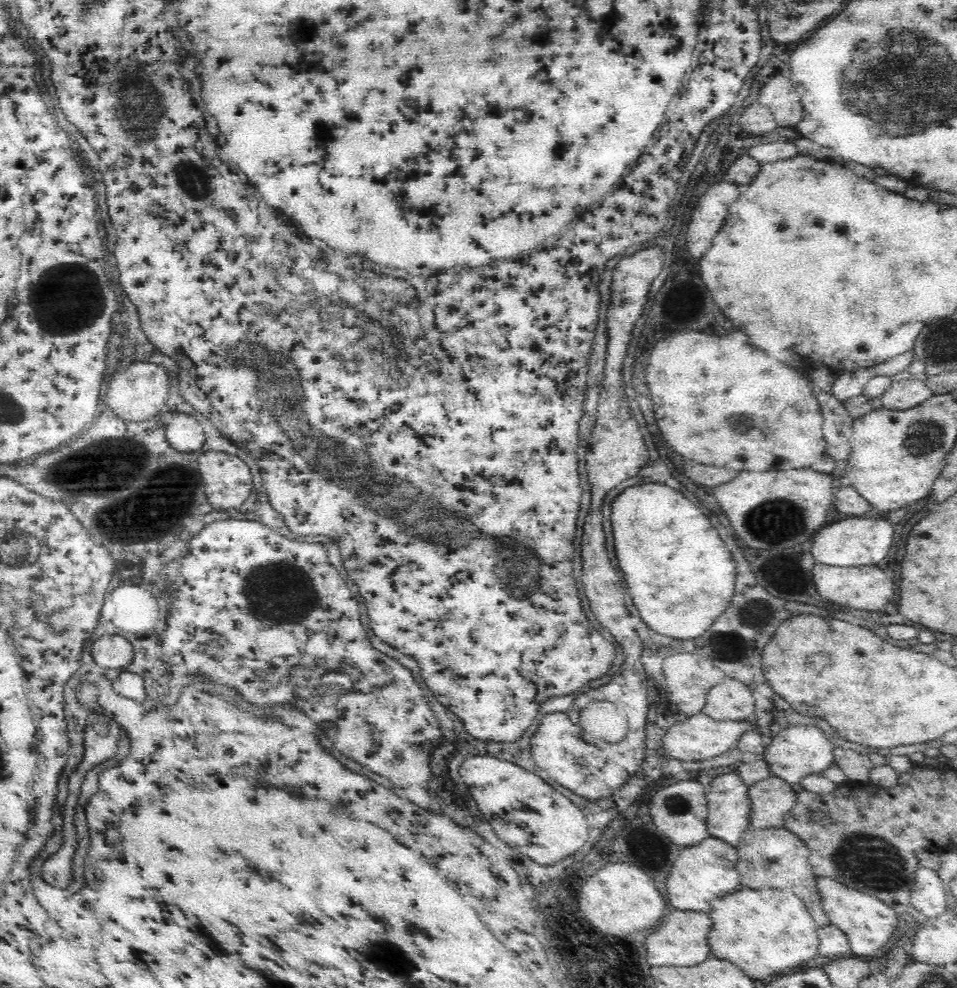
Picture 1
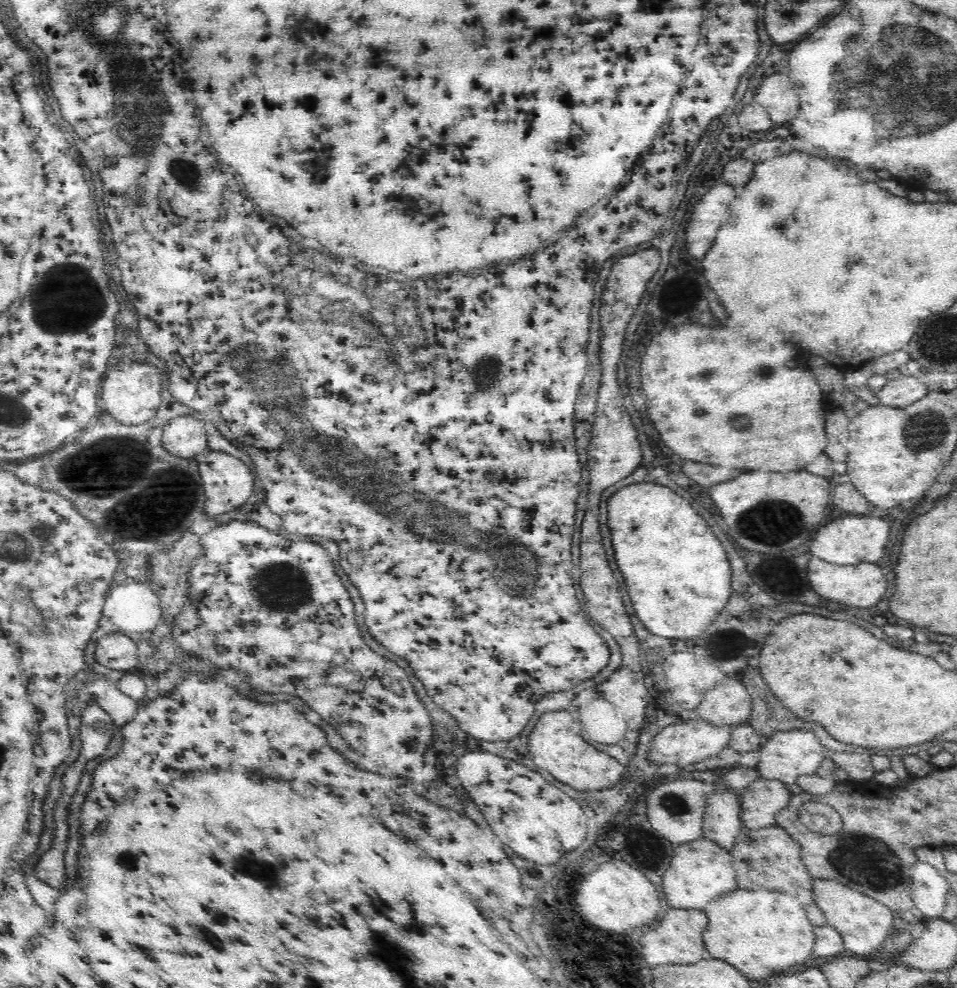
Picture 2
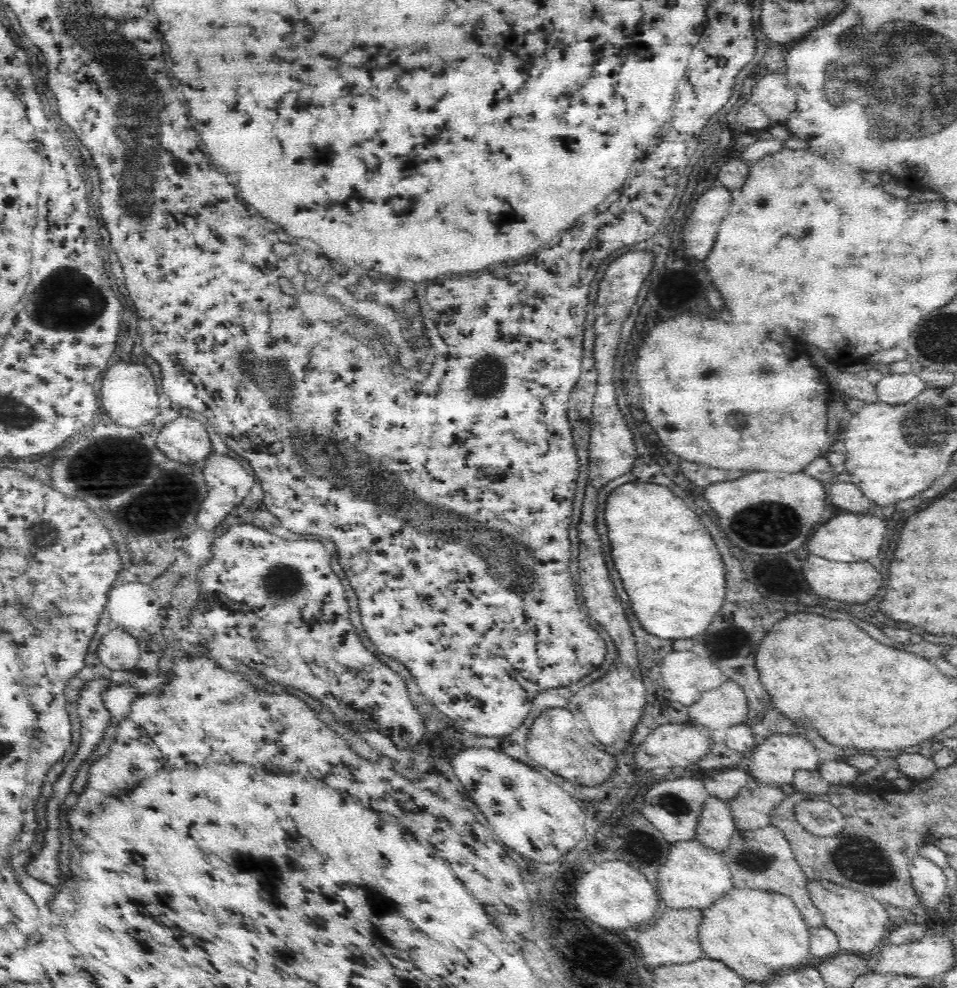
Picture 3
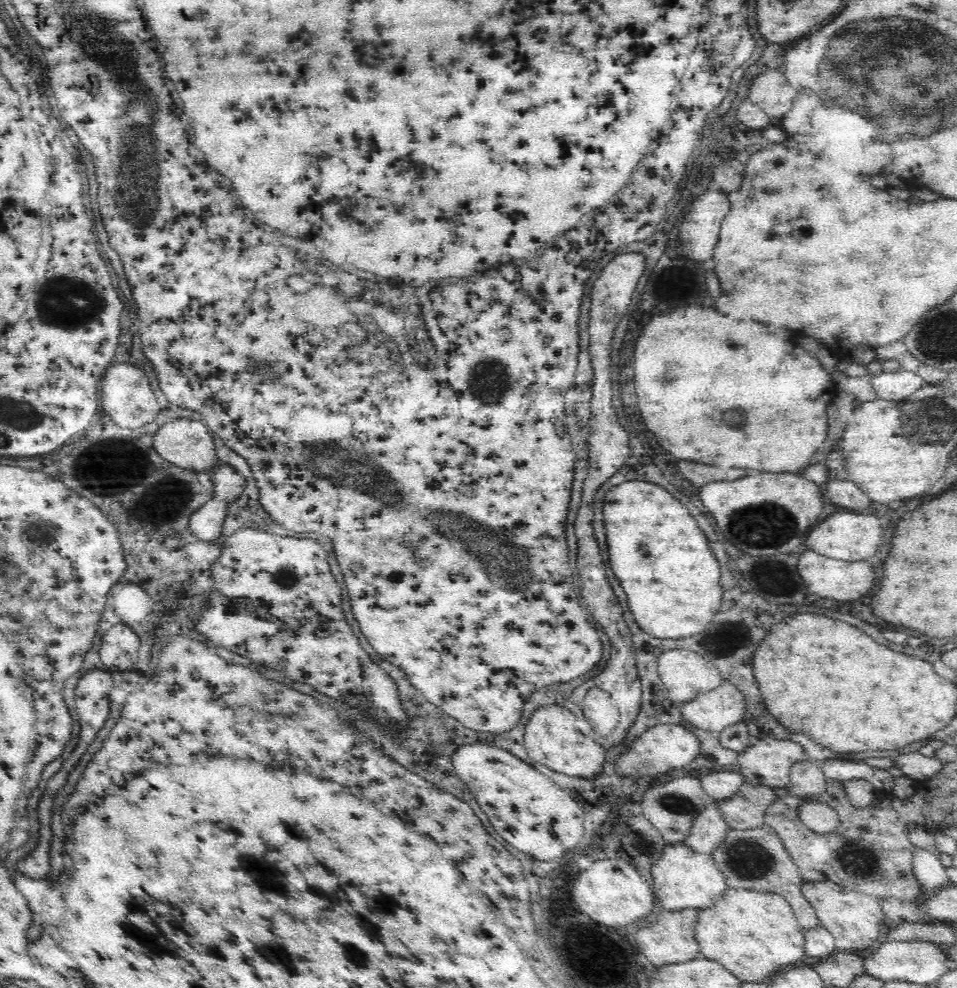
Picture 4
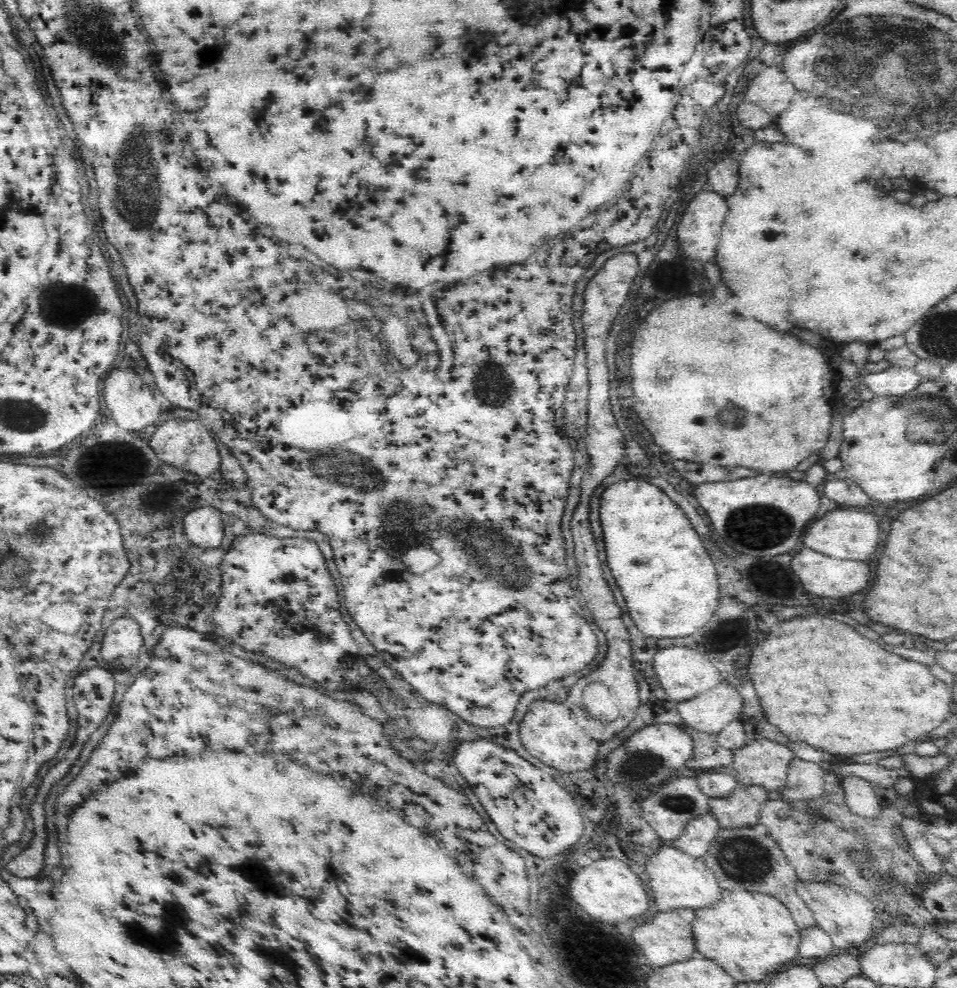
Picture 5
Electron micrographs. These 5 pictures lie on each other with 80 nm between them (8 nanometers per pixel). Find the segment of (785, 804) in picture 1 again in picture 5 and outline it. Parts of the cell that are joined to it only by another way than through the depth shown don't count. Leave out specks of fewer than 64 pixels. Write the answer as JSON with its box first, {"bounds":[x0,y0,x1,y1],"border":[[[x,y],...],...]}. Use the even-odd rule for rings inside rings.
{"bounds":[708,784,768,829],"border":[[[739,784],[728,796],[711,798],[708,808],[720,829],[751,827],[759,823],[760,808],[768,800],[763,786]]]}

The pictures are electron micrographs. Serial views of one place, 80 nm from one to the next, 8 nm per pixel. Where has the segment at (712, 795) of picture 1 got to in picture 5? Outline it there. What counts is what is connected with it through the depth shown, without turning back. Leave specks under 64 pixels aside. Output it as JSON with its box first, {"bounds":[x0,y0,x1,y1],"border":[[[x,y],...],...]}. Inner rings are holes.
{"bounds":[672,810,719,858],"border":[[[708,810],[702,816],[691,818],[684,826],[682,834],[672,841],[672,846],[691,857],[703,858],[719,830],[718,821]]]}

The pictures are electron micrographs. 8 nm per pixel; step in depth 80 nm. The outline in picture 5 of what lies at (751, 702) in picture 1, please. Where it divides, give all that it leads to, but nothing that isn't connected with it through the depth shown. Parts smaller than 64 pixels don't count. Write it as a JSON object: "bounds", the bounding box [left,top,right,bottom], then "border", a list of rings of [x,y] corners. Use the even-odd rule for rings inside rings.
{"bounds":[677,681,743,732],"border":[[[722,681],[718,686],[677,704],[682,722],[694,730],[720,732],[733,720],[738,720],[743,698],[731,684]]]}

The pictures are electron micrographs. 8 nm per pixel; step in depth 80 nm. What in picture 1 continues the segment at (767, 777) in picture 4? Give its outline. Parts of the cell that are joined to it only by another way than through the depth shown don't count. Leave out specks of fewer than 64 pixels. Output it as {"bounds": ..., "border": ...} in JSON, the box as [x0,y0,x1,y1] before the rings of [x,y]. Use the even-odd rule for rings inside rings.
{"bounds":[763,726,834,785],"border":[[[790,726],[781,730],[774,736],[763,751],[763,761],[766,763],[770,776],[781,778],[788,784],[794,785],[801,782],[805,776],[823,772],[833,762],[834,743],[830,743],[827,736],[815,726]]]}

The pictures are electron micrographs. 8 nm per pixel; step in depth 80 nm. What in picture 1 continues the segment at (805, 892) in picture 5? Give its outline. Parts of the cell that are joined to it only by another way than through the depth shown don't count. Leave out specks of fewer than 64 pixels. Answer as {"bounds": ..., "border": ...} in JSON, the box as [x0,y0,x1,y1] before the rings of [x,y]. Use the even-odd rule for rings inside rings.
{"bounds":[817,877,902,956],"border":[[[817,877],[817,889],[822,910],[830,919],[830,925],[846,934],[852,954],[871,956],[880,948],[890,946],[888,942],[894,940],[892,934],[896,926],[902,924],[902,920],[898,920],[901,917],[891,906],[830,877]]]}

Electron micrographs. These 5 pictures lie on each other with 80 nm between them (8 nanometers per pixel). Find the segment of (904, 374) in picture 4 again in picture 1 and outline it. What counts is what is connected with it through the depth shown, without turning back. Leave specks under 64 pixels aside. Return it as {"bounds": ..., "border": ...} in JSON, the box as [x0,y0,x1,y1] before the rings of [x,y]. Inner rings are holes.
{"bounds":[880,375,933,409],"border":[[[905,375],[896,378],[880,399],[884,407],[890,409],[907,409],[920,404],[932,395],[933,392],[925,382],[917,380],[913,376]]]}

